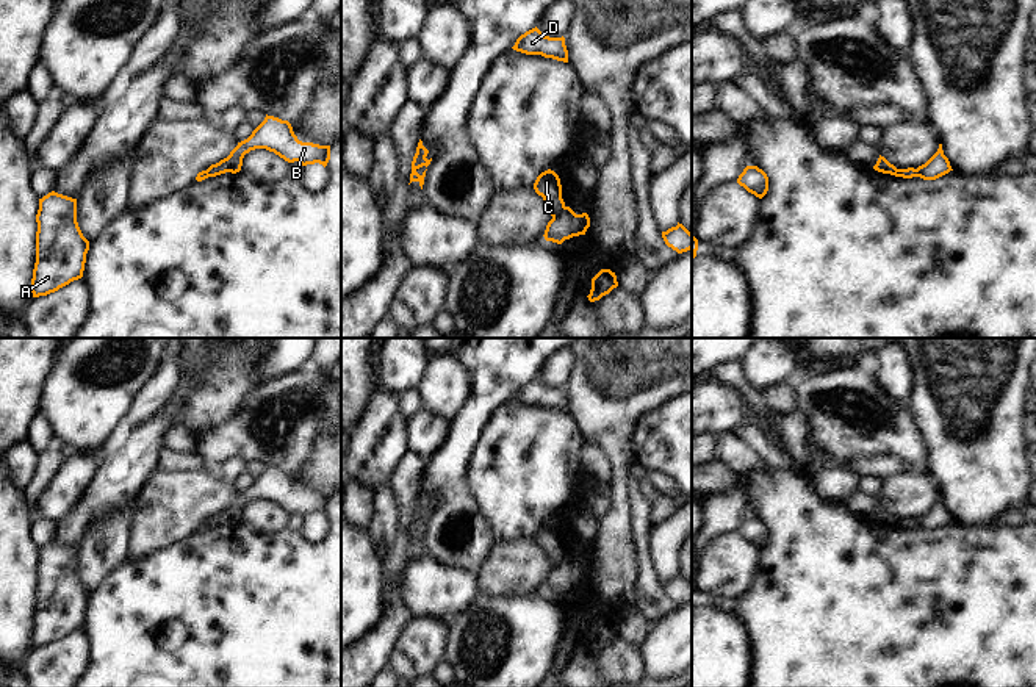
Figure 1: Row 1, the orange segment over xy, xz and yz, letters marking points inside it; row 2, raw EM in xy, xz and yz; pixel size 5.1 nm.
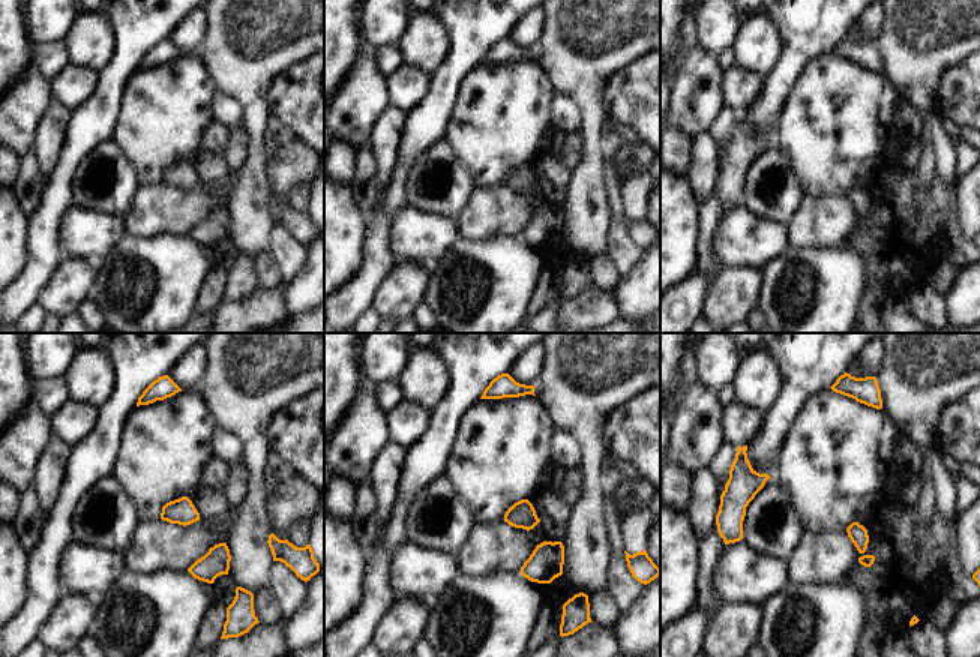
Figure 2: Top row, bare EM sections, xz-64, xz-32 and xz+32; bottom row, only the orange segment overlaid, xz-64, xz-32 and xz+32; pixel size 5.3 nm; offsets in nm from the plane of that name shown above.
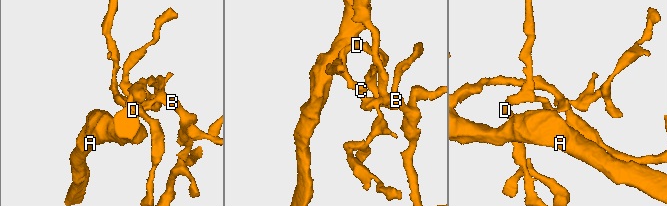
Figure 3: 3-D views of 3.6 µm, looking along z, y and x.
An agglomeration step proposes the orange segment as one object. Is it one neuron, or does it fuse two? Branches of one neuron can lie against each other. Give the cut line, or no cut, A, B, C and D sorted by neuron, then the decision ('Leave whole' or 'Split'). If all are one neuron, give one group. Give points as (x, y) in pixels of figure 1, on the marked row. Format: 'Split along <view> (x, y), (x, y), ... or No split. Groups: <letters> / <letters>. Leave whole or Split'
Split along xz (564, 205), (553, 218). Groups: A B / C D. Split

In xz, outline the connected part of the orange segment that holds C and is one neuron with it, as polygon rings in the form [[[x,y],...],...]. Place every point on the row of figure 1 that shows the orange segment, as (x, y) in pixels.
[[[548,169],[541,172],[534,183],[534,189],[543,197],[552,218],[557,216],[565,207],[560,178],[554,171]]]

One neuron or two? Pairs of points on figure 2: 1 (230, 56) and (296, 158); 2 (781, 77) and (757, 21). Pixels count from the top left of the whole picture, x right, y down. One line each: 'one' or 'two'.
1: two
2: two

